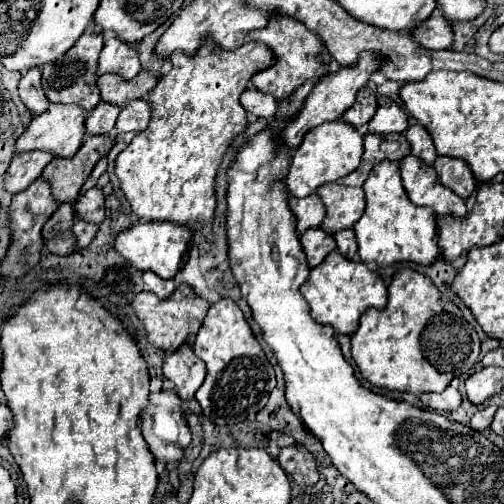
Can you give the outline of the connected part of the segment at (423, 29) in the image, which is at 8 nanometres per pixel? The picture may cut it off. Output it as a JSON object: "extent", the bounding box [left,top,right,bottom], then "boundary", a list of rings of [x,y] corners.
{"extent":[412,10,454,50],"boundary":[[[436,10],[422,26],[418,26],[412,36],[416,36],[416,42],[428,46],[428,50],[448,50],[454,42],[452,24],[444,18],[440,10]]]}

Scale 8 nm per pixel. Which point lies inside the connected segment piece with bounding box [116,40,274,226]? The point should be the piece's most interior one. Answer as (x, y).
(167, 172)

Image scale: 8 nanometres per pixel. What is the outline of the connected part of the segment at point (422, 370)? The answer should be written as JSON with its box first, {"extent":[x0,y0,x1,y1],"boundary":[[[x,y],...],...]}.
{"extent":[350,268,480,412],"boundary":[[[402,268],[392,278],[386,308],[368,310],[362,316],[360,328],[352,336],[350,354],[362,378],[368,380],[372,386],[410,394],[440,392],[420,394],[420,400],[426,408],[450,412],[462,404],[462,396],[456,388],[448,384],[456,376],[468,374],[474,368],[480,354],[480,340],[476,330],[470,324],[462,322],[460,308],[444,298],[430,278],[410,268]]]}

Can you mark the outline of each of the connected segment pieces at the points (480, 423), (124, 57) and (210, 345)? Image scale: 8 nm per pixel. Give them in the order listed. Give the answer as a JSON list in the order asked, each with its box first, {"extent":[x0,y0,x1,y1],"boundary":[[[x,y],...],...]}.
[{"extent":[470,406,498,430],"boundary":[[[486,406],[486,408],[478,410],[478,412],[472,416],[470,426],[472,426],[474,430],[484,430],[484,428],[490,428],[492,418],[494,418],[494,414],[496,414],[496,410],[498,410],[498,406]]]},{"extent":[98,36,142,78],"boundary":[[[110,36],[104,42],[100,62],[98,62],[98,76],[106,72],[118,72],[124,78],[134,78],[142,68],[136,46],[120,40],[118,36]]]},{"extent":[194,298,276,424],"boundary":[[[224,298],[210,306],[204,326],[196,336],[194,354],[202,358],[208,368],[206,380],[196,392],[196,400],[202,406],[202,414],[214,424],[238,424],[246,420],[248,414],[258,414],[266,406],[270,392],[276,388],[274,368],[234,300]]]}]

